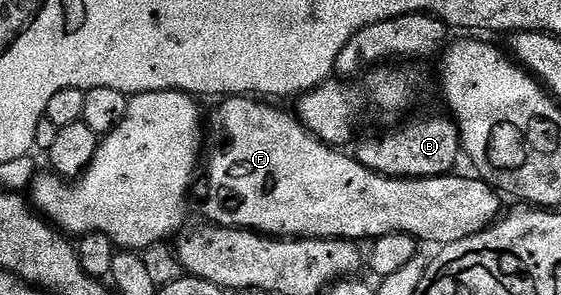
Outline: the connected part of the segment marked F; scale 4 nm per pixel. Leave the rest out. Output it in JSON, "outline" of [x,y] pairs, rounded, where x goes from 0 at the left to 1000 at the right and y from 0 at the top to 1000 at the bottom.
{"outline":[[[408,325],[399,336],[401,346],[380,386],[380,403],[371,403],[369,441],[380,451],[380,512],[371,512],[369,549],[373,536],[373,661],[365,671],[365,725],[374,756],[389,766],[412,766],[433,780],[455,780],[474,800],[499,800],[504,807],[619,807],[624,814],[663,814],[681,807],[692,793],[729,793],[734,807],[758,820],[779,820],[791,827],[825,814],[832,800],[847,800],[861,786],[886,749],[895,722],[895,675],[882,654],[881,634],[856,600],[843,603],[807,603],[806,586],[786,593],[784,603],[692,603],[681,590],[672,590],[667,576],[658,576],[638,549],[627,519],[613,522],[613,505],[588,495],[585,481],[576,481],[563,468],[528,383],[499,373],[499,356],[481,353],[472,339],[460,339],[451,325]]]}

